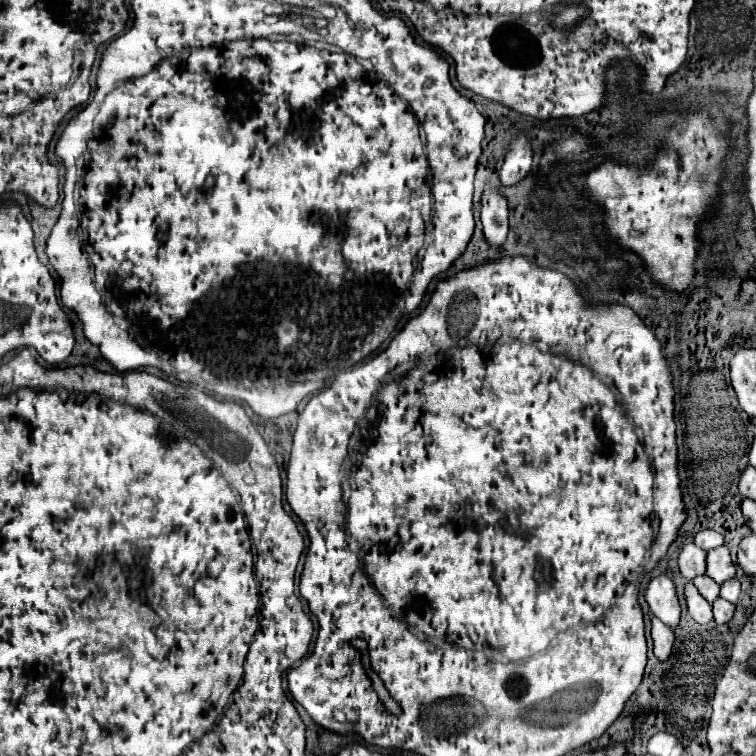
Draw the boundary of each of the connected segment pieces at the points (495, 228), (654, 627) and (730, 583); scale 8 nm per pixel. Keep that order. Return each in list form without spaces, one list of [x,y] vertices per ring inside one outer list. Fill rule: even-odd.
[[[491,186],[483,192],[483,210],[481,210],[481,222],[483,222],[483,234],[485,240],[491,246],[501,246],[507,238],[507,200],[499,190],[493,190]]]
[[[655,616],[651,618],[651,638],[655,642],[655,656],[659,660],[665,660],[673,648],[675,642],[675,634],[671,628],[667,628],[667,624],[663,624],[661,620],[657,620]]]
[[[731,578],[731,580],[727,580],[727,582],[721,584],[721,598],[729,600],[729,602],[737,602],[739,590],[741,590],[739,580],[737,580],[737,578]]]

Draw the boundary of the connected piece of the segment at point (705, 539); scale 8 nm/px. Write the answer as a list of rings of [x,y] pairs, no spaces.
[[[701,530],[701,532],[695,534],[693,542],[703,550],[711,550],[711,548],[717,548],[717,546],[723,544],[723,536],[715,530]]]

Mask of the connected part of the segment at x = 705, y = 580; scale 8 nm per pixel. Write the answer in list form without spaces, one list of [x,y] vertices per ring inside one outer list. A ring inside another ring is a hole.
[[[703,574],[703,576],[695,578],[695,580],[693,580],[693,584],[697,586],[699,594],[701,594],[707,602],[711,602],[711,604],[713,604],[713,602],[719,598],[719,584],[715,584],[707,574]]]

